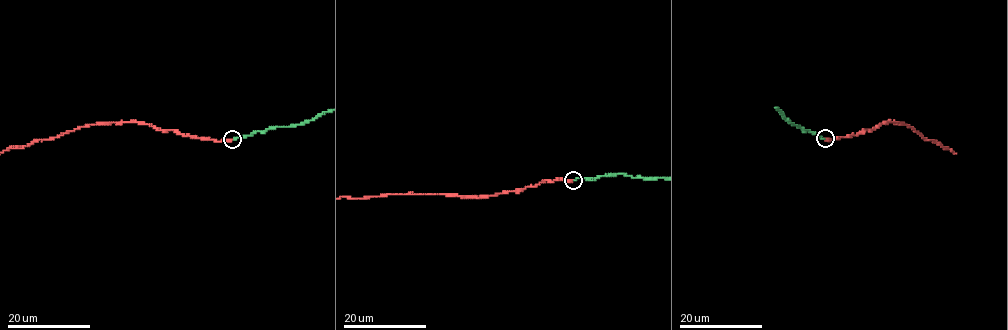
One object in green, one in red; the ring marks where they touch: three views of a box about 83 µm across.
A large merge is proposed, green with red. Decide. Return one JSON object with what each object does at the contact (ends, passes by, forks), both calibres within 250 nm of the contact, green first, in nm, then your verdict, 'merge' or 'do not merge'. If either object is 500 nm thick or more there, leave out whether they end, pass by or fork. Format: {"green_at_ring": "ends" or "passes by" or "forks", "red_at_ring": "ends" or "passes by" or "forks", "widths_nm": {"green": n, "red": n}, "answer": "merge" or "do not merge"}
{"green_at_ring": "ends", "red_at_ring": "ends", "widths_nm": {"green": 160, "red": 220}, "answer": "merge"}

